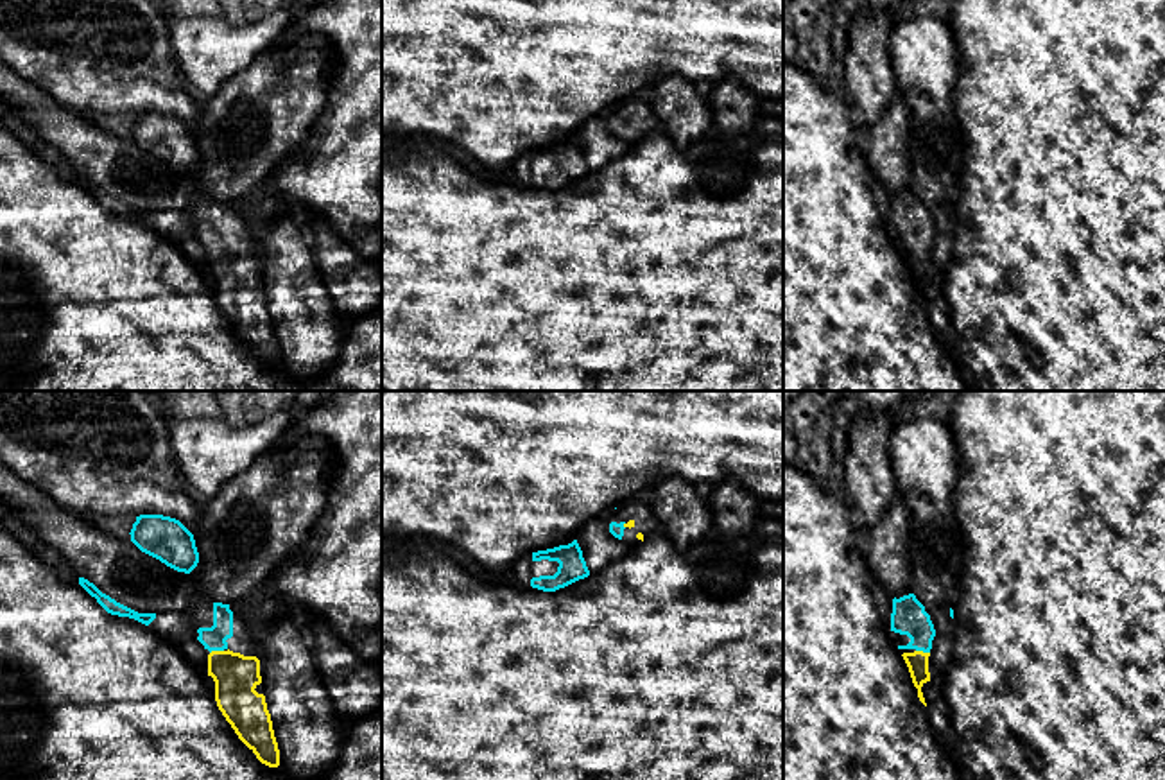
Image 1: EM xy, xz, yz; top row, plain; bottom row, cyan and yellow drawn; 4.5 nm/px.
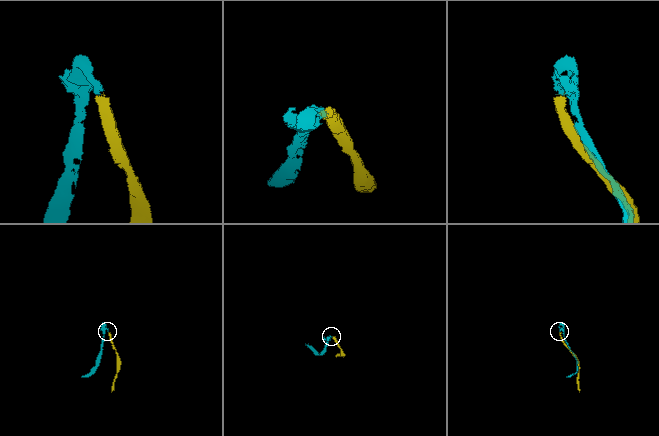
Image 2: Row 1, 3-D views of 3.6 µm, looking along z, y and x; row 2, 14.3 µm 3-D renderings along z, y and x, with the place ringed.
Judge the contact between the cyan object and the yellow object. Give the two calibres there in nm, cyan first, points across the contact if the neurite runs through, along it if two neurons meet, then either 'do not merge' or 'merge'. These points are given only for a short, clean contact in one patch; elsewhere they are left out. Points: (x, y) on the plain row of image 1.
calibres 110 and 200 nm; way xy (214, 237), (215, 248), (217, 257), (235, 275); merge

